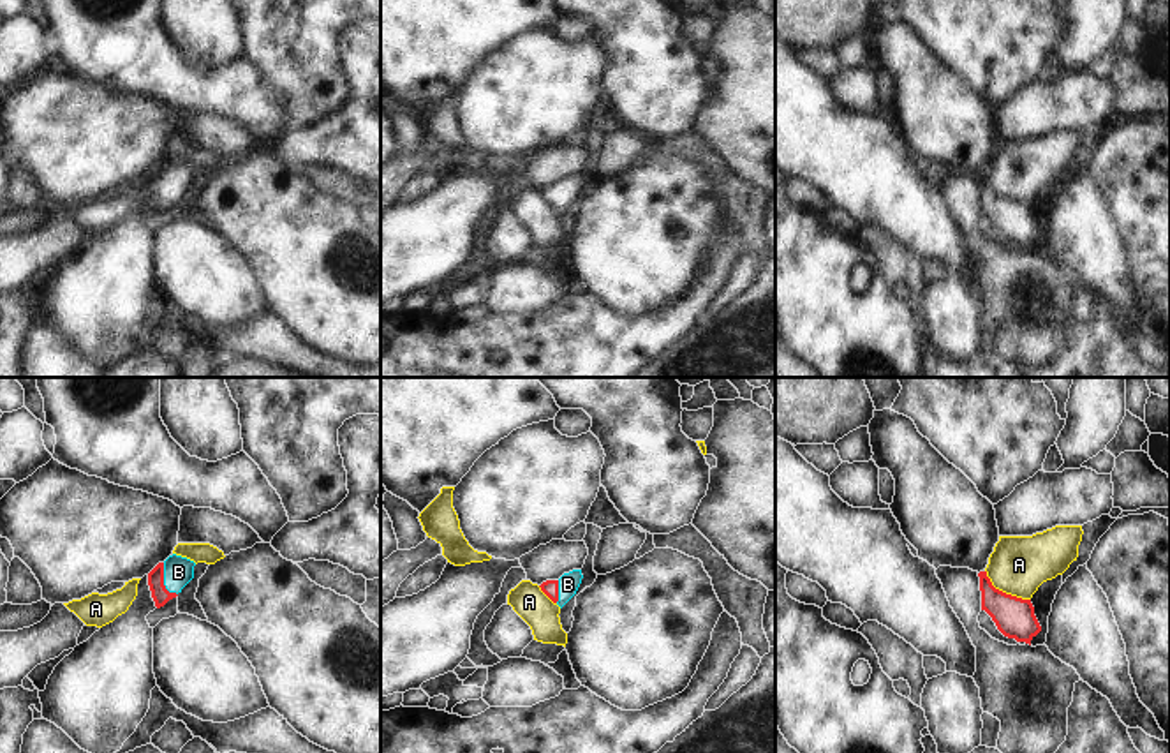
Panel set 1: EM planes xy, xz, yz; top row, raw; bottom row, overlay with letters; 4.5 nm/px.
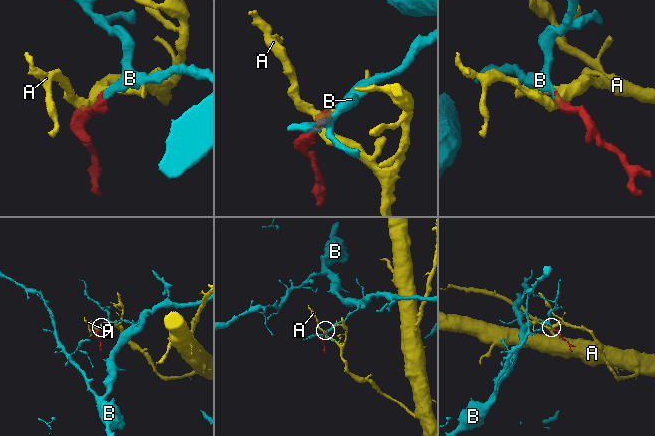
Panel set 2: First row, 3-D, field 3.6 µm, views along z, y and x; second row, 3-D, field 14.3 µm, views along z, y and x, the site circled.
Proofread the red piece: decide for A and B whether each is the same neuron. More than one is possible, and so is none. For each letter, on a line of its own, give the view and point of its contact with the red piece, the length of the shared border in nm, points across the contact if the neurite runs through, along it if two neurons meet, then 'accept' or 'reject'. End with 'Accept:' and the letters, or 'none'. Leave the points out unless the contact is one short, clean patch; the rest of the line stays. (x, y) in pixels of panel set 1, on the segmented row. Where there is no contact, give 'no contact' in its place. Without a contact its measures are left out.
A: yz (1005, 593) | 240 nm | along yz (985, 570), (985, 575), (996, 588), (1029, 600) | reject
B: xy (162, 581) | 170 nm | across xy (155, 577), (162, 581), (178, 572) | accept
Accept: B

